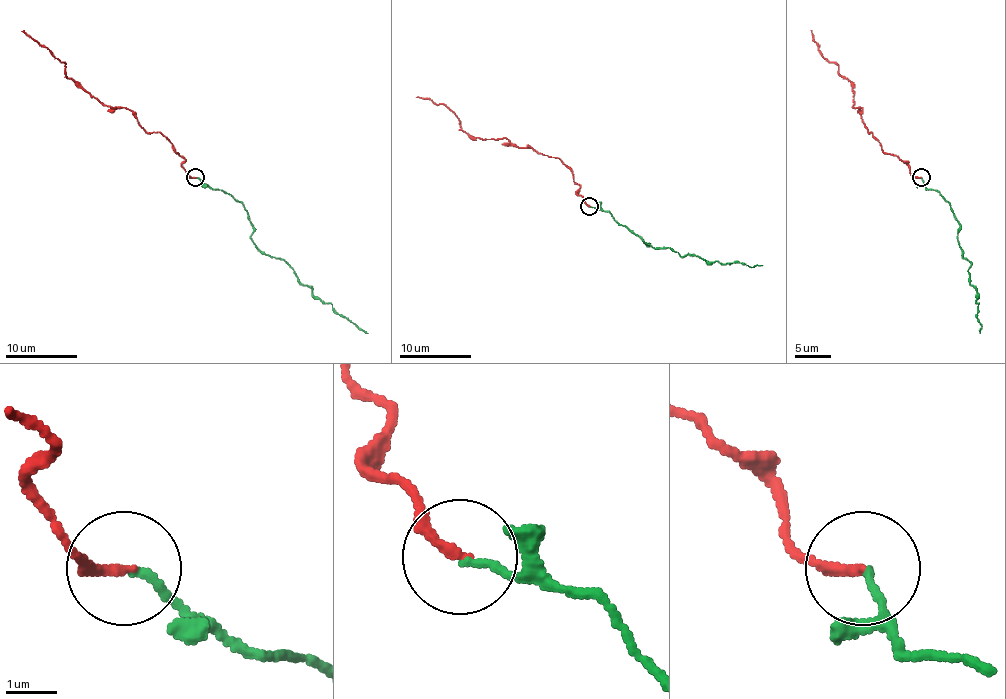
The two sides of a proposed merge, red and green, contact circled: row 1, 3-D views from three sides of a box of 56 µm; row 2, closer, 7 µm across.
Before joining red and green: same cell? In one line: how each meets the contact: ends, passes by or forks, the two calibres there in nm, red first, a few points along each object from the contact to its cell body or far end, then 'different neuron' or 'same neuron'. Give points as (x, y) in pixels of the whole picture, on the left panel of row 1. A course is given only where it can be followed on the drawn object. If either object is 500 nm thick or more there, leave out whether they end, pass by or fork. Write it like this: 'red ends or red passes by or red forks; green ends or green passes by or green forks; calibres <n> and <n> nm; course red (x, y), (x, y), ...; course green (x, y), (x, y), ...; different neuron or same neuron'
red ends; green ends; calibres 200 and 140 nm; course red (195, 177), (163, 134), (149, 133), (129, 109), (104, 106), (22, 31); course green (195, 177), (224, 190), (242, 204), (253, 226), (251, 240), (287, 263), (314, 296), (330, 303), (367, 333); same neuron

